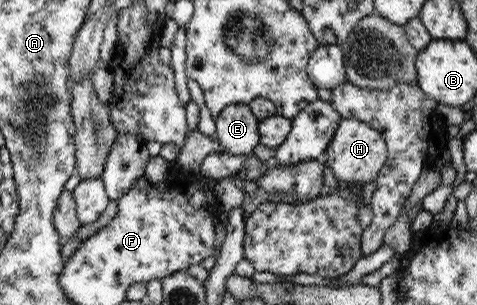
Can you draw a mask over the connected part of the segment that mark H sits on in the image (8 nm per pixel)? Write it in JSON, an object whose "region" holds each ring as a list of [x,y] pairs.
{"region":[[[344,119],[324,154],[326,166],[331,168],[339,181],[349,184],[364,184],[375,180],[383,164],[387,161],[387,146],[383,136],[368,123],[355,119]]]}

